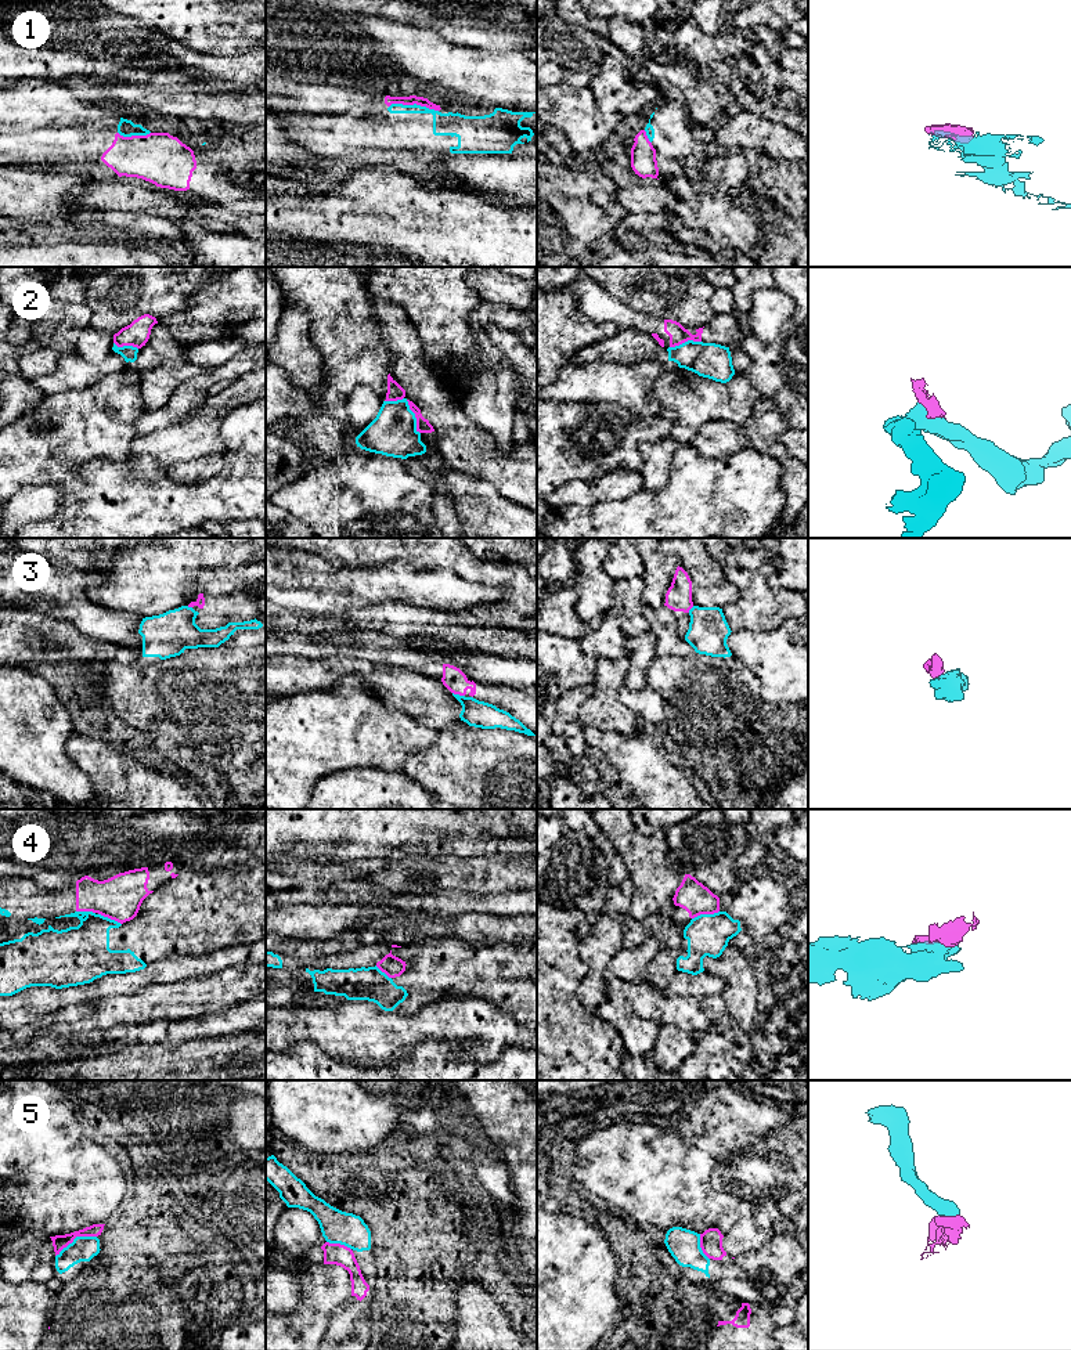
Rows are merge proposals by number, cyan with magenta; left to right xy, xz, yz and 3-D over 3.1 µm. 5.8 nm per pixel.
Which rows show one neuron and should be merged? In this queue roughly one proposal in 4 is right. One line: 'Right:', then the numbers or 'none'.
Right: none

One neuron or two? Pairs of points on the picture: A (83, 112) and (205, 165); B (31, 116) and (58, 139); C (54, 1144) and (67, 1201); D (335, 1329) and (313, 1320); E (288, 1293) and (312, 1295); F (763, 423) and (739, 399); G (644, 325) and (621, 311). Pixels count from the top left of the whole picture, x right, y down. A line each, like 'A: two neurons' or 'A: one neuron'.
A: two neurons
B: two neurons
C: two neurons
D: two neurons
E: two neurons
F: two neurons
G: one neuron

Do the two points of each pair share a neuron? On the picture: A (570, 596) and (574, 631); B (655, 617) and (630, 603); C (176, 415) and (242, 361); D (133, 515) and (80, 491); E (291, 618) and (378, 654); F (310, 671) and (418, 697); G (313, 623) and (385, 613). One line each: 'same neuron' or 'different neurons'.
A: same neuron
B: different neurons
C: same neuron
D: same neuron
E: different neurons
F: same neuron
G: same neuron

